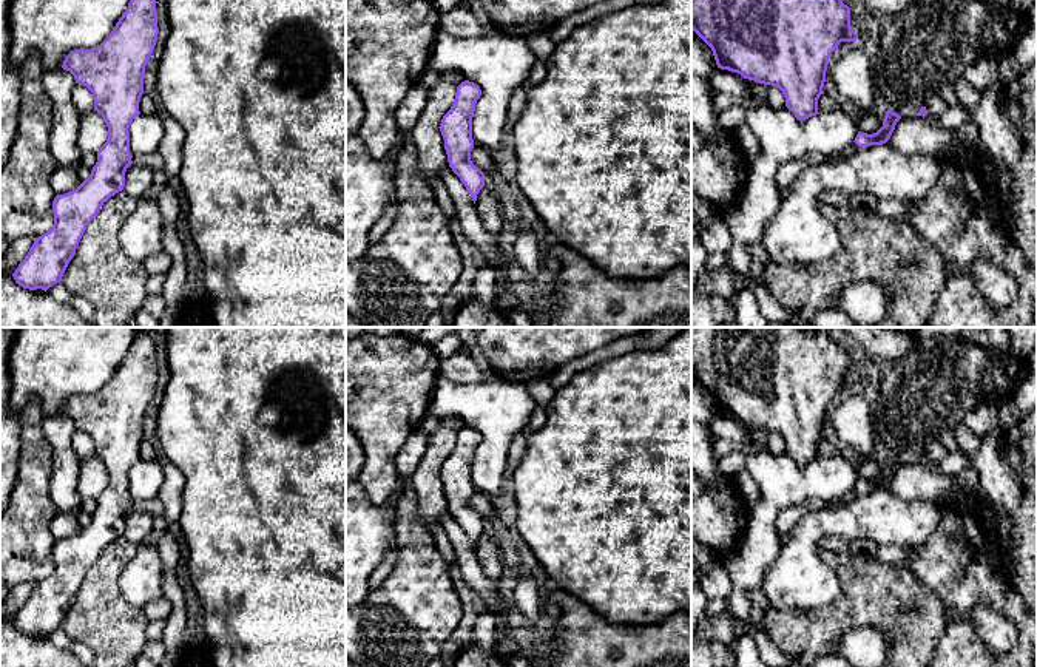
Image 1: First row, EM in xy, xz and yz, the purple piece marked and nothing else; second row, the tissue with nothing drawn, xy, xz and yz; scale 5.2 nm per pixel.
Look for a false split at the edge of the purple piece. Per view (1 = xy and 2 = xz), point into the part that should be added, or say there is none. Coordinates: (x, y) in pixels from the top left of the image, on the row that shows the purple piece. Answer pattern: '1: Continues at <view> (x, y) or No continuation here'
1: No continuation here
2: No continuation here

